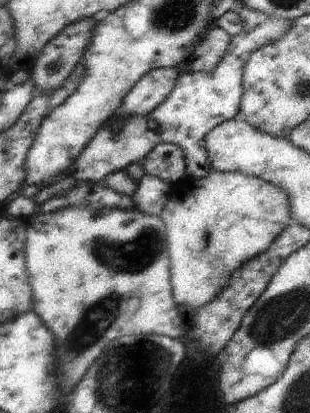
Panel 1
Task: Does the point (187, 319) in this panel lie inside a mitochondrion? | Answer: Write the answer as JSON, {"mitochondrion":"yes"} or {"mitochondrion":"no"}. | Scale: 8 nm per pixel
{"mitochondrion":"no"}

